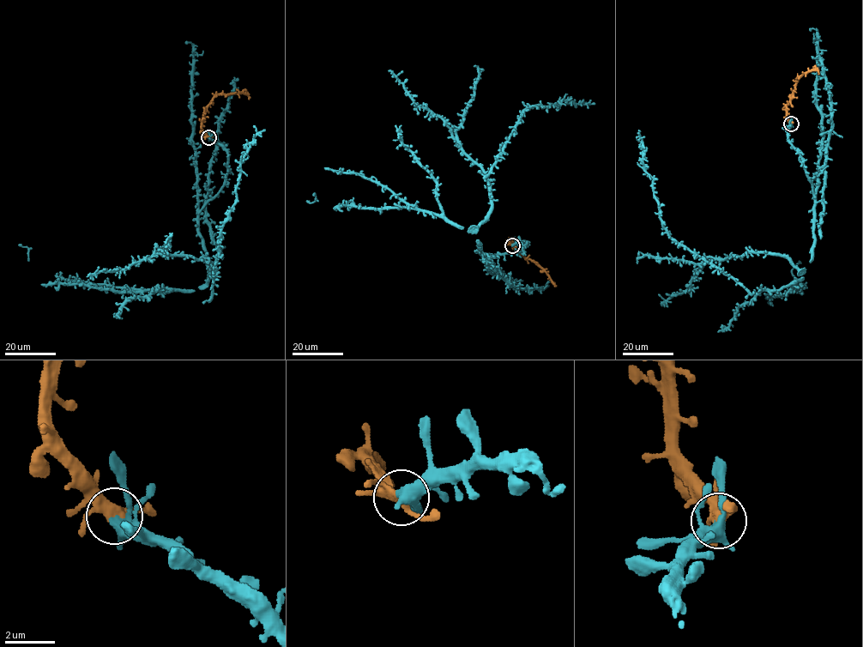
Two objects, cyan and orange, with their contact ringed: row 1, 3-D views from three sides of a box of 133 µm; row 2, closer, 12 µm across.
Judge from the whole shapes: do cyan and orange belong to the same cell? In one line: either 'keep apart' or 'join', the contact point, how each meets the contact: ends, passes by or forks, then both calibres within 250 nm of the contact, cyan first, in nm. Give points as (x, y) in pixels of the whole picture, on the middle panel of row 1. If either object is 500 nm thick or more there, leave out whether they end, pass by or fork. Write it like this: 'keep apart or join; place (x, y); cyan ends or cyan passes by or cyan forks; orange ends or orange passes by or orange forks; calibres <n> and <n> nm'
join; place (512, 245); cyan forks; orange forks; calibres 360 and 320 nm

